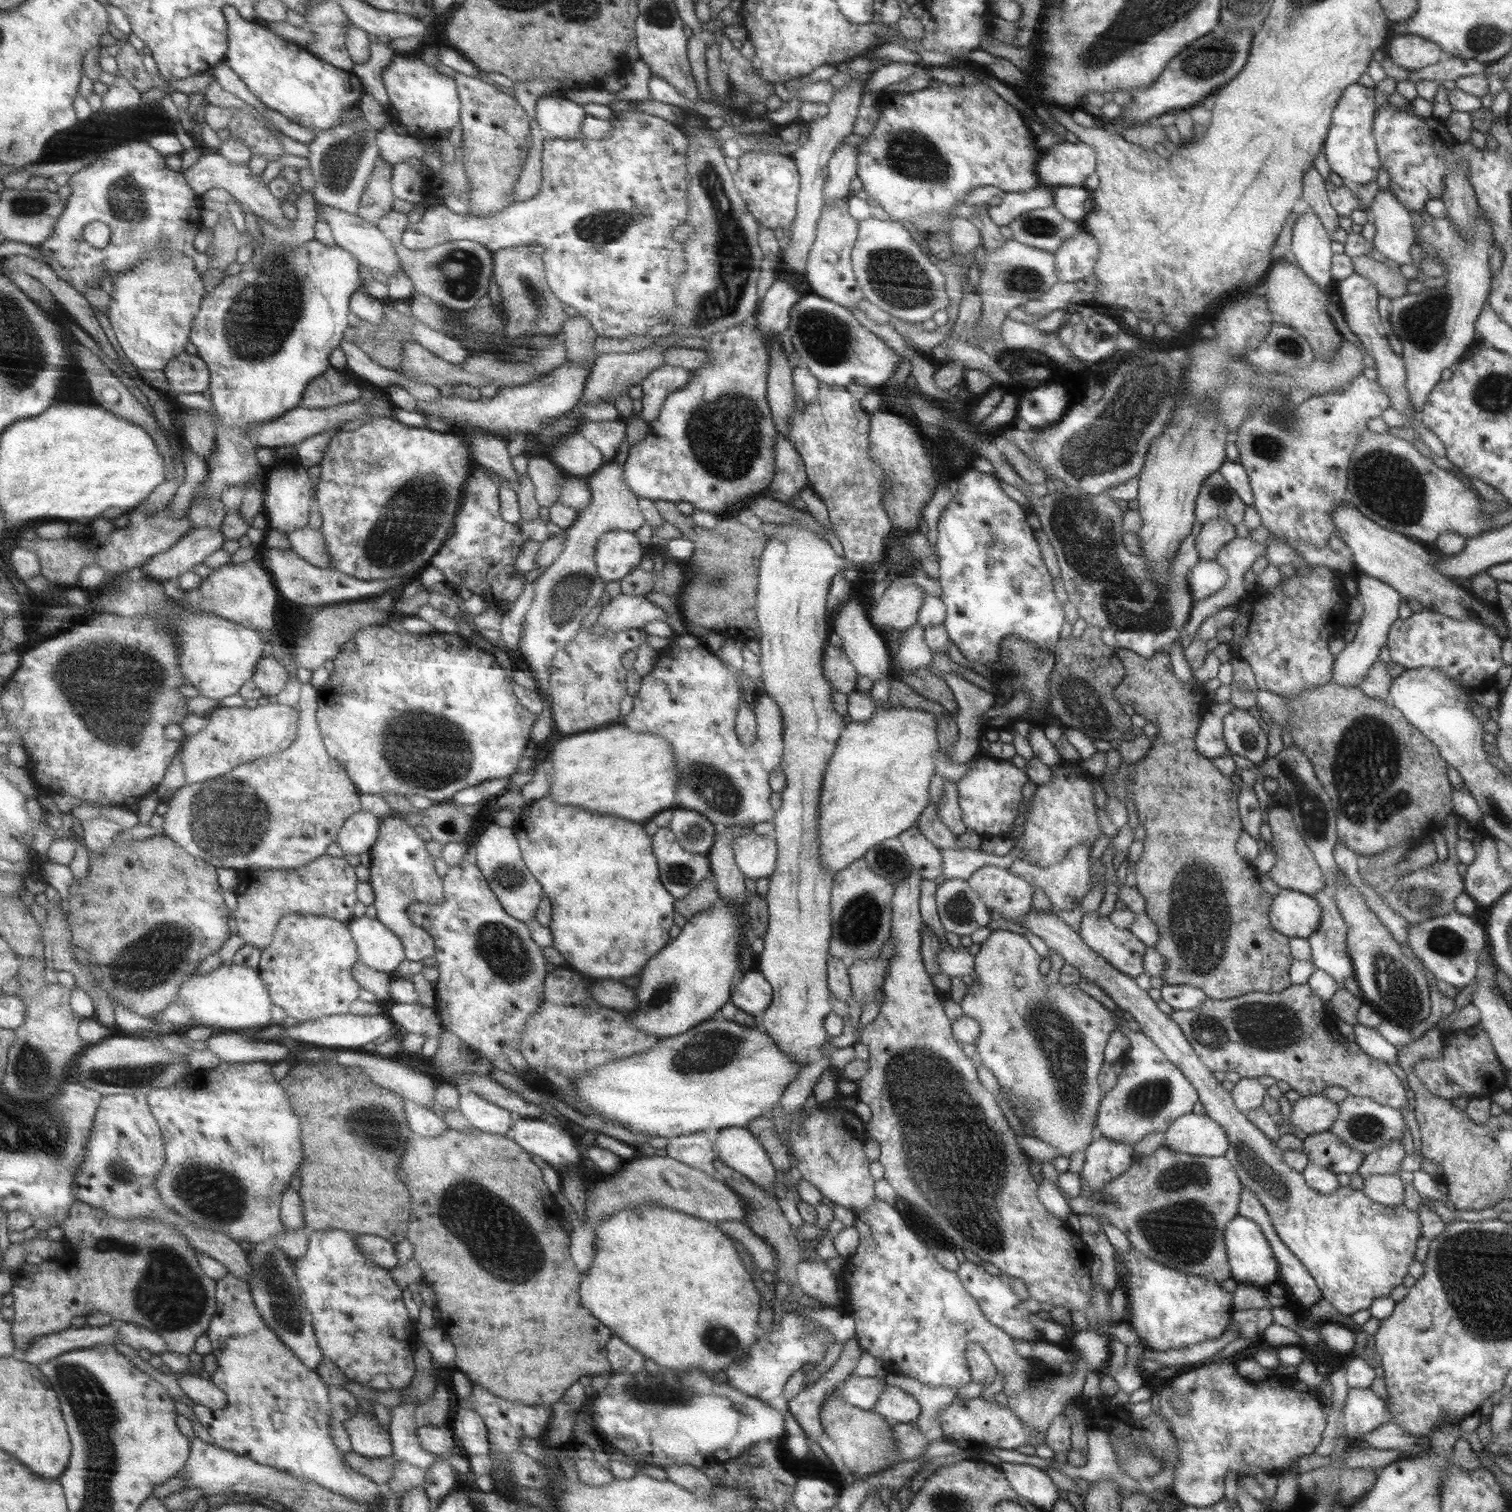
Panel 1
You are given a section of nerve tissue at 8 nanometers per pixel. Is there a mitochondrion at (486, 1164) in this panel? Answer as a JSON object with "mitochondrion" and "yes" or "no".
{"mitochondrion":"no"}

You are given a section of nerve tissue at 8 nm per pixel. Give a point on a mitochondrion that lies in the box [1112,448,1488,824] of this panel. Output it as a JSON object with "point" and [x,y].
{"point":[1389,485]}

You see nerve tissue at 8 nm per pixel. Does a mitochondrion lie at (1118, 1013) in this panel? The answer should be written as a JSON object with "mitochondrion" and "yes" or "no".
{"mitochondrion":"no"}

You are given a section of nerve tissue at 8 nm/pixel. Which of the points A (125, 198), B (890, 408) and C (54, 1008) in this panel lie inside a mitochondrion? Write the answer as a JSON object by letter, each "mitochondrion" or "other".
{"A":"mitochondrion","B":"other","C":"other"}

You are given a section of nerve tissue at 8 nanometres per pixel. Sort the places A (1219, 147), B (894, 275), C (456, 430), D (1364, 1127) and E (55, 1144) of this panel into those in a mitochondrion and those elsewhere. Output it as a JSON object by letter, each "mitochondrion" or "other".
{"A":"other","B":"mitochondrion","C":"other","D":"mitochondrion","E":"mitochondrion"}

